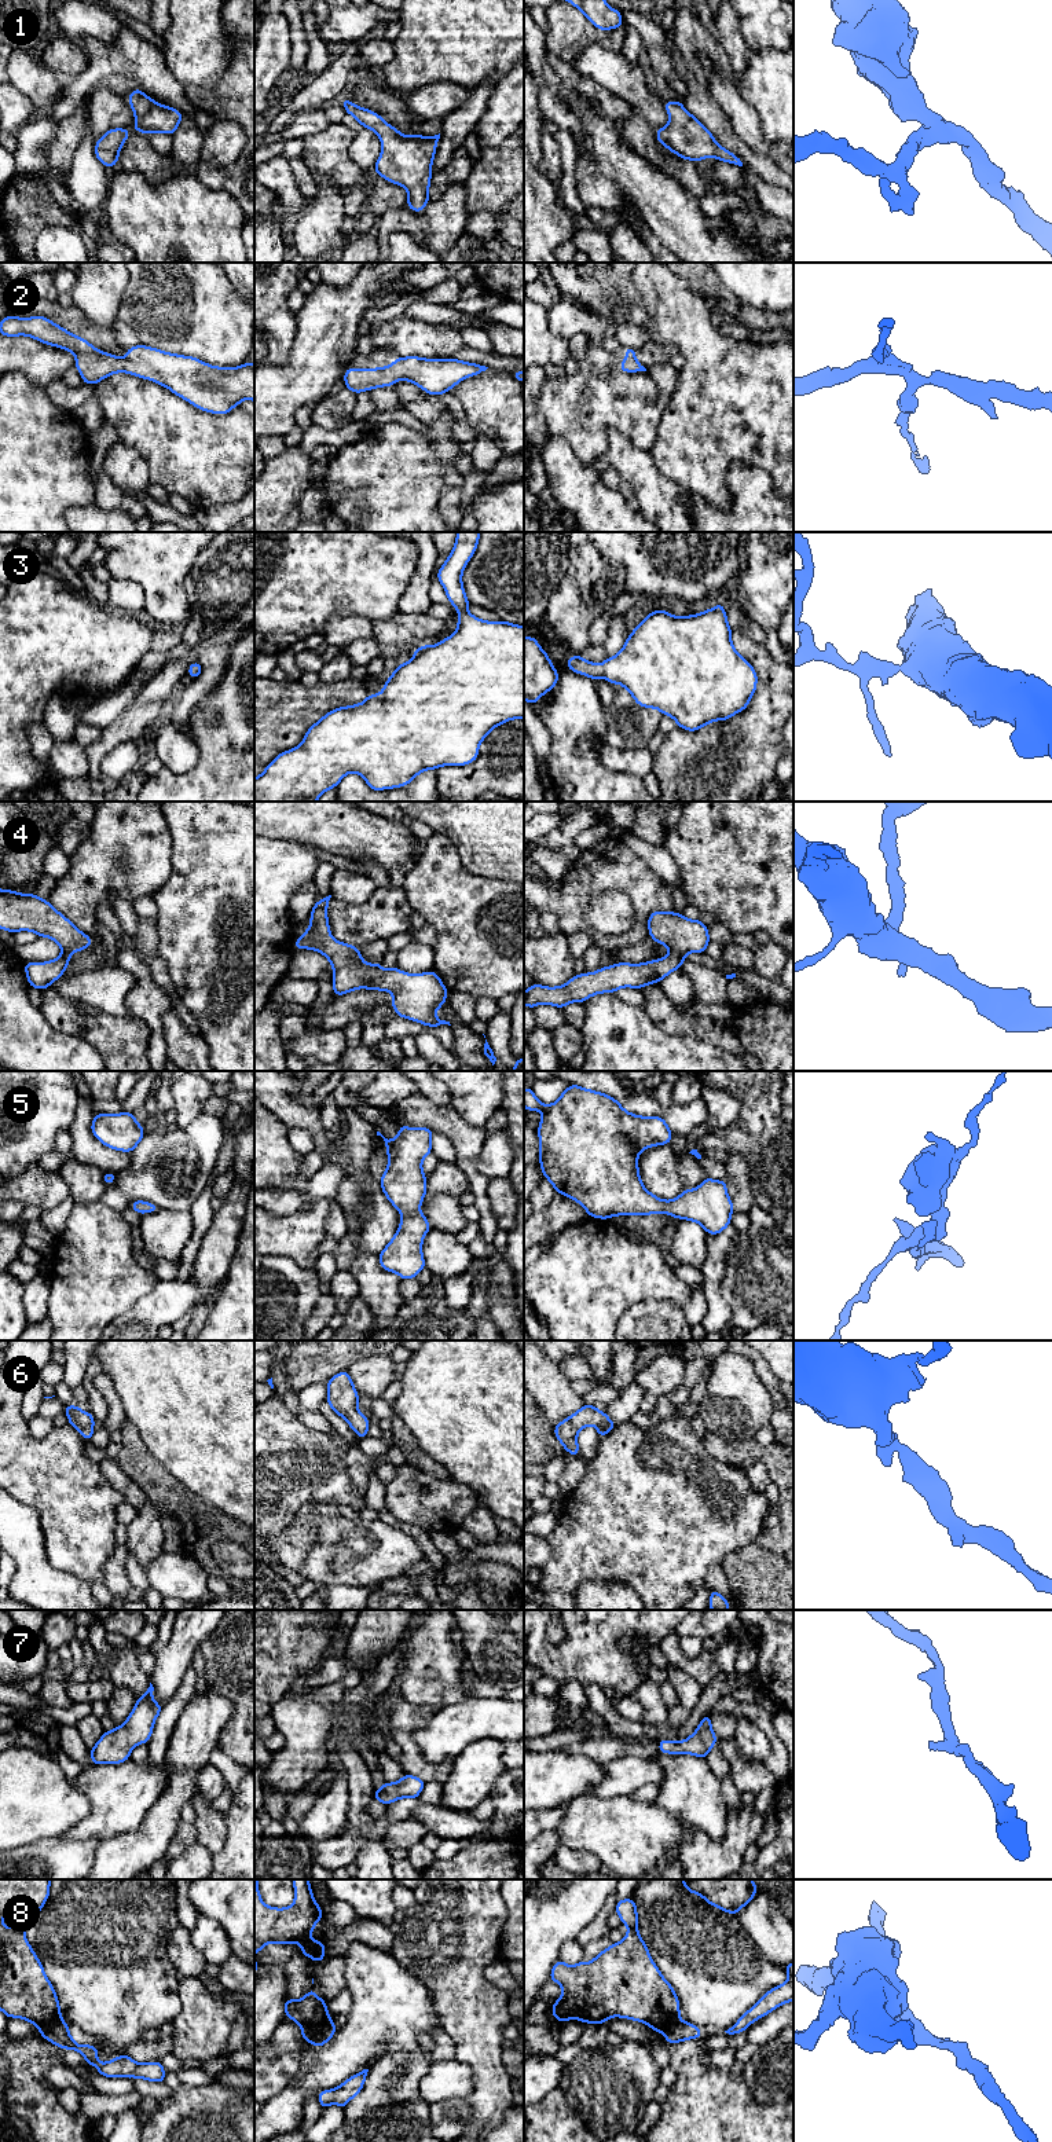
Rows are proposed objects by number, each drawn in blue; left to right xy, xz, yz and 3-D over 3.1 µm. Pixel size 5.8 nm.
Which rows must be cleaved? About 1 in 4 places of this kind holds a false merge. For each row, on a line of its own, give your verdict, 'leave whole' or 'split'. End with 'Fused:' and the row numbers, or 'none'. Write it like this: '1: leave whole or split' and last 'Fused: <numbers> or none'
1: leave whole
2: leave whole
3: leave whole
4: leave whole
5: leave whole
6: leave whole
7: leave whole
8: split
Fused: 8

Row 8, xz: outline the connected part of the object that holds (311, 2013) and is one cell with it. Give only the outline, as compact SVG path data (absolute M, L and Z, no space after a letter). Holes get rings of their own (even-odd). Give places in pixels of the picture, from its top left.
M312 1987L300 2000L286 1998L285 2017L292 2018L301 2027L301 2039L305 2040L312 2039L325 2024L331 2022L326 2002L315 1995Z

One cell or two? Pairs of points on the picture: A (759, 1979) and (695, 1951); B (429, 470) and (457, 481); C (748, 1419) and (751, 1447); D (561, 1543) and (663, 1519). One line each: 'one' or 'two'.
A: one
B: two
C: two
D: one

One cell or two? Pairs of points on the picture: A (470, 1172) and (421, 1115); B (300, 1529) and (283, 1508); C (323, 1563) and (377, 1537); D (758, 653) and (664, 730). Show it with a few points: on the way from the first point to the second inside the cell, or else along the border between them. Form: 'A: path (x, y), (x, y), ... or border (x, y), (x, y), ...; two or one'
A: path (468, 1154), (468, 1145), (439, 1118); one
B: border (297, 1515), (278, 1535), (268, 1540); two
C: path (337, 1557), (344, 1552), (363, 1551); one
D: border (677, 726), (664, 738), (658, 752); two

